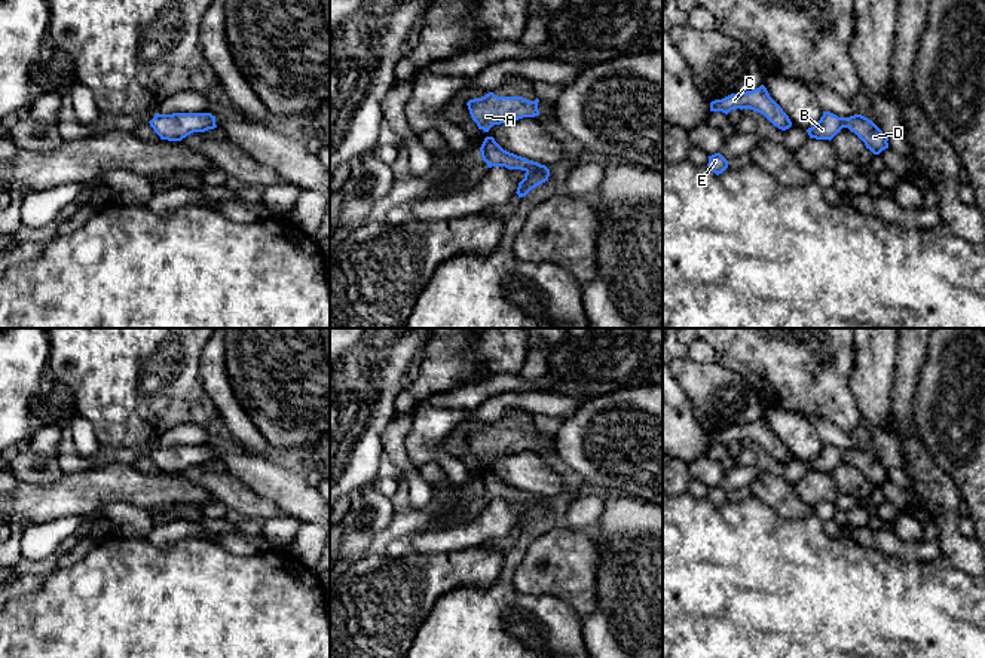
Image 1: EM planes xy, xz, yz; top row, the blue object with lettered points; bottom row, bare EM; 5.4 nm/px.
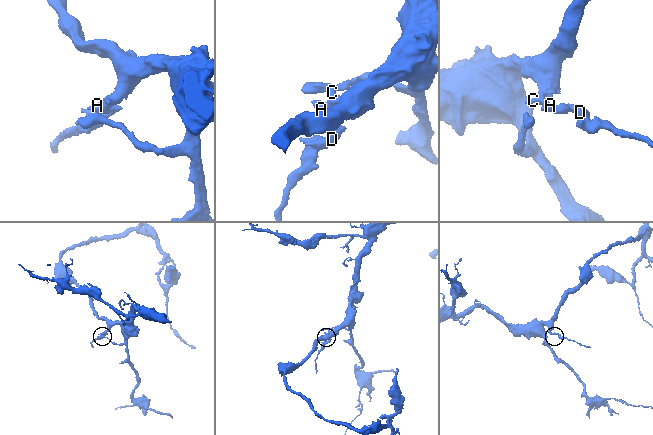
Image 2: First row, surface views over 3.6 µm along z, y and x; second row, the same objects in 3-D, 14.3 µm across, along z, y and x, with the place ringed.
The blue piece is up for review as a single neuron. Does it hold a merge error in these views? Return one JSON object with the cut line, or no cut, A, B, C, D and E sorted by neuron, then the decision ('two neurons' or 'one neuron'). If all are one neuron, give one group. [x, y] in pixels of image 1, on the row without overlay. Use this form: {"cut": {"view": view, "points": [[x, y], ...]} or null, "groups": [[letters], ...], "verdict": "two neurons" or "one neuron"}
{"cut": null, "groups": [["A", "B", "C", "D", "E"]], "verdict": "one neuron"}

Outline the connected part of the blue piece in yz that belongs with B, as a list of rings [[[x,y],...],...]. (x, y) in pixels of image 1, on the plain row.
[[[823,444],[820,453],[807,462],[810,471],[832,472],[842,460],[854,465],[874,487],[880,487],[888,481],[888,469],[868,450],[854,447],[850,450],[838,450],[830,444]]]

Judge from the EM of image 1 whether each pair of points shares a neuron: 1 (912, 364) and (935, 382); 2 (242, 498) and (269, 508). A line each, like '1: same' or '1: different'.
1: same
2: same

